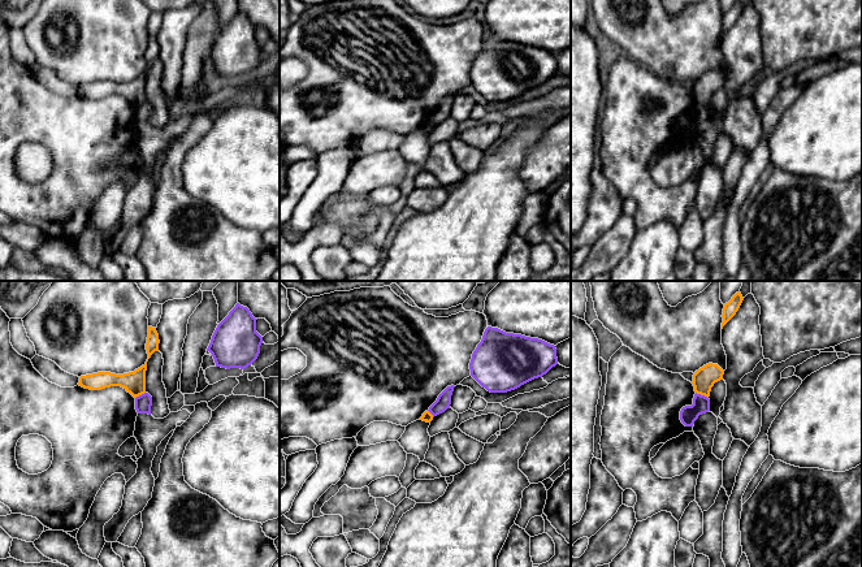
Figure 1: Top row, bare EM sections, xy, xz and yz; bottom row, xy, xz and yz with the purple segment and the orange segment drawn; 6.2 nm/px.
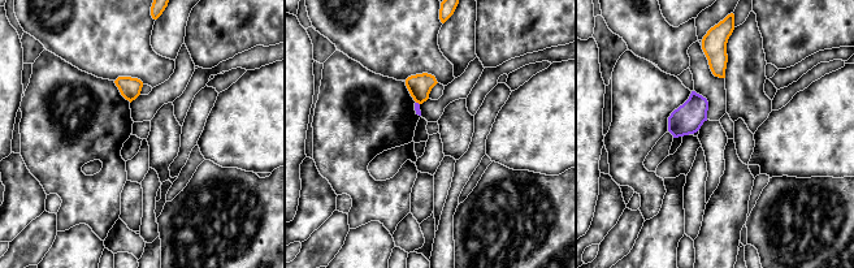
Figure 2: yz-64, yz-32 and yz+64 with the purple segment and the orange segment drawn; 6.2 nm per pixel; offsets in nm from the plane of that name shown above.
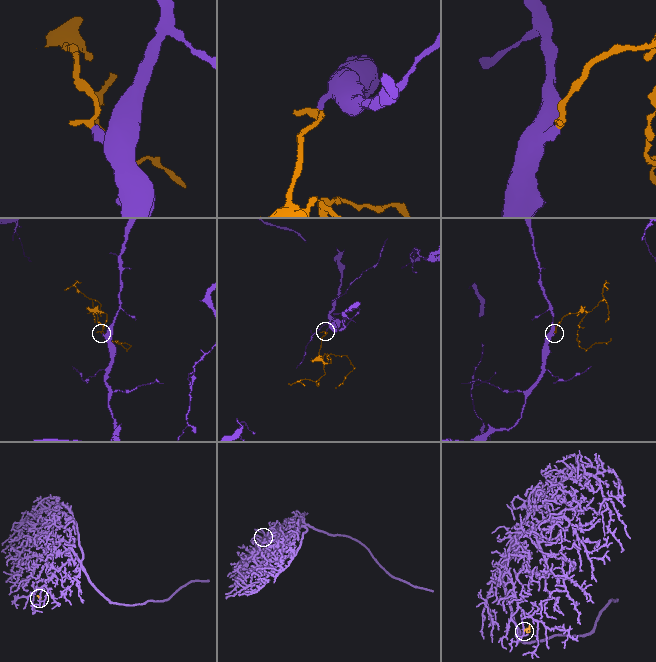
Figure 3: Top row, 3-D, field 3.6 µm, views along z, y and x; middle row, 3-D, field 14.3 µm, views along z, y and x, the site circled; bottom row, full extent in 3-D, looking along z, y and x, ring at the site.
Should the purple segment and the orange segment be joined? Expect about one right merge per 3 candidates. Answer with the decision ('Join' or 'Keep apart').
Keep apart

